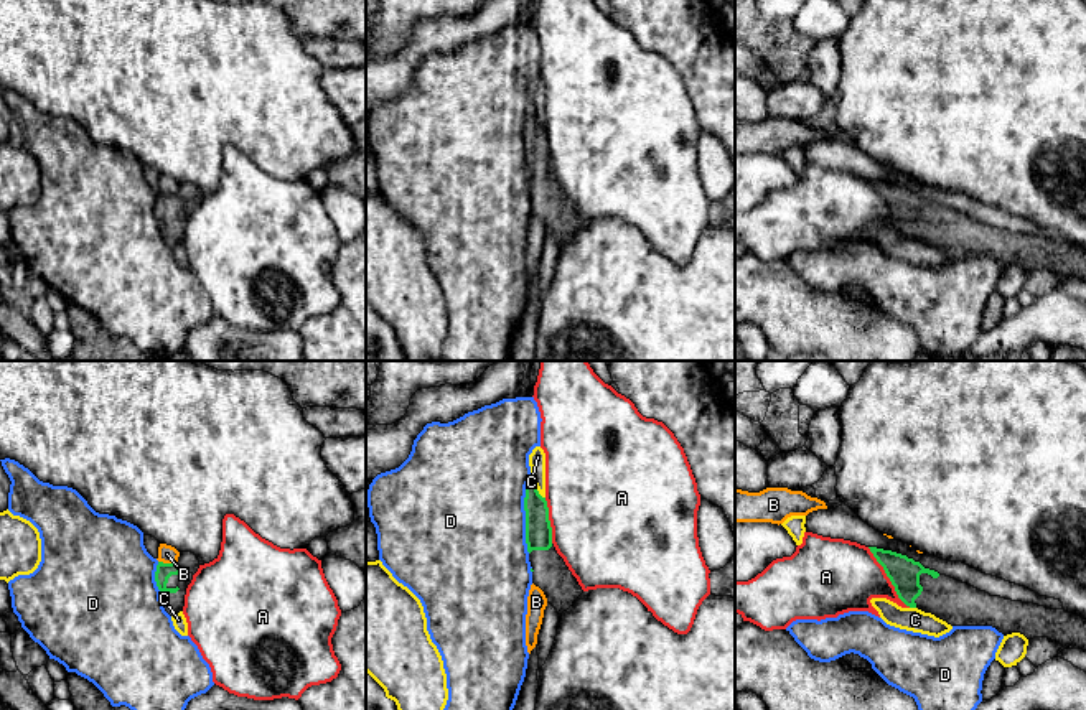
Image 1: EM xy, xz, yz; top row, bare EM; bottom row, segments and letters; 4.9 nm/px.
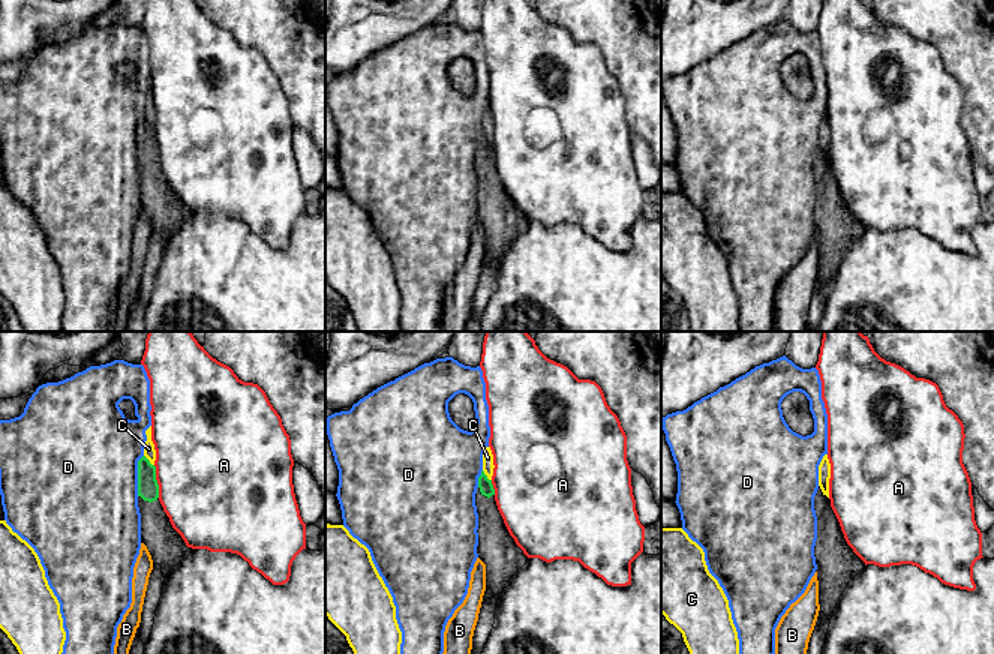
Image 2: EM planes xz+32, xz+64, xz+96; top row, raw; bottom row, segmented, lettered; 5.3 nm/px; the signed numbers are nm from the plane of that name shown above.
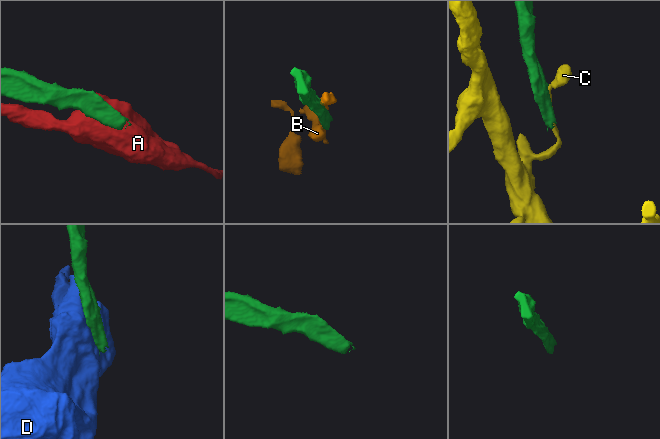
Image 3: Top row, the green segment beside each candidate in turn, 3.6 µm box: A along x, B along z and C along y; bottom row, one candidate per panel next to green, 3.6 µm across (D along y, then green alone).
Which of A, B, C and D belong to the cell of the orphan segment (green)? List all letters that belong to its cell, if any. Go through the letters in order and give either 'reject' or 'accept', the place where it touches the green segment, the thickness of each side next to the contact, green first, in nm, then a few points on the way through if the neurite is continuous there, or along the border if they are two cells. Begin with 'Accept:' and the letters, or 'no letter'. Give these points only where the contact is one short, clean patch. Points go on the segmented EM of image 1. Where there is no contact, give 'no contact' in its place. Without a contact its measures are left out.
Accept: no letter
A: reject; meets green in yz at (889, 577); 150 nm thick on the green side, 360 nm on the other
B: reject; meets green in xy at (168, 564); 80 nm thick on the green side, 90 nm on the other
C: reject; meets green in xz at (536, 488); 130 nm thick on the green side, 80 nm on the other
D: reject; meets green in xz at (526, 514); 130 nm thick on the green side, 480 nm on the other

